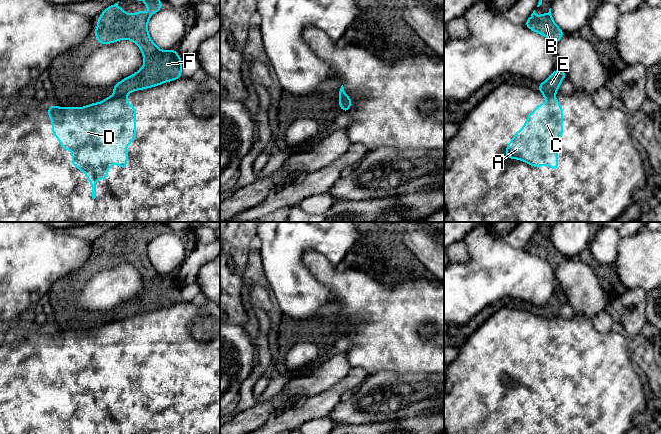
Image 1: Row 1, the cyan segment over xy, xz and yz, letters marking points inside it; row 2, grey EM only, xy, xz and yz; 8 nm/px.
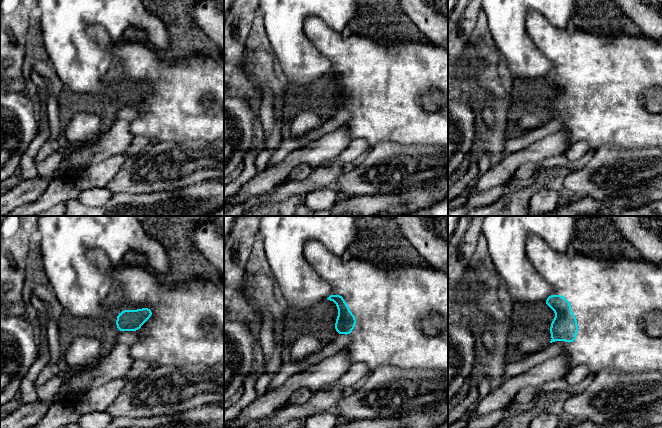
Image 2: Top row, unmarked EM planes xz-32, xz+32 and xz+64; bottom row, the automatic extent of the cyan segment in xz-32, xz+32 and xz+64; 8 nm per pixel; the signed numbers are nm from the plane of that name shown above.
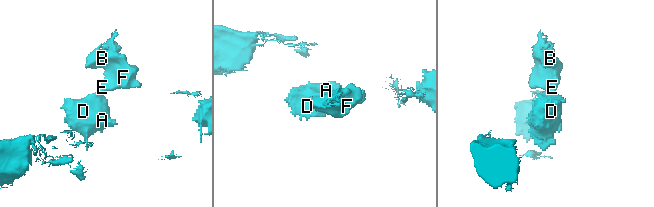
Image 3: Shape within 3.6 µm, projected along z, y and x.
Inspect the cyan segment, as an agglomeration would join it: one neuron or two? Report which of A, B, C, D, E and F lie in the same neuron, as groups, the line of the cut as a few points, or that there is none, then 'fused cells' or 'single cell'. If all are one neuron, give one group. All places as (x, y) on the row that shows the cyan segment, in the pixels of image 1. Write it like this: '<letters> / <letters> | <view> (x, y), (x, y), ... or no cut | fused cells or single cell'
A C D / B E F | xz (339, 97), (346, 97), (350, 105) | fused cells

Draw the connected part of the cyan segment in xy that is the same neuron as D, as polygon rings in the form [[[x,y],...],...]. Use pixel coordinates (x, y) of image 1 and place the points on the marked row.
[[[127,93],[115,94],[100,103],[91,103],[81,108],[48,106],[48,116],[52,120],[52,134],[60,141],[60,146],[65,151],[72,149],[72,166],[78,167],[88,176],[88,182],[92,184],[93,199],[96,198],[96,180],[107,179],[109,167],[118,163],[123,170],[127,166],[128,152],[125,148],[136,138],[136,108],[131,103],[124,102],[127,98]]]

